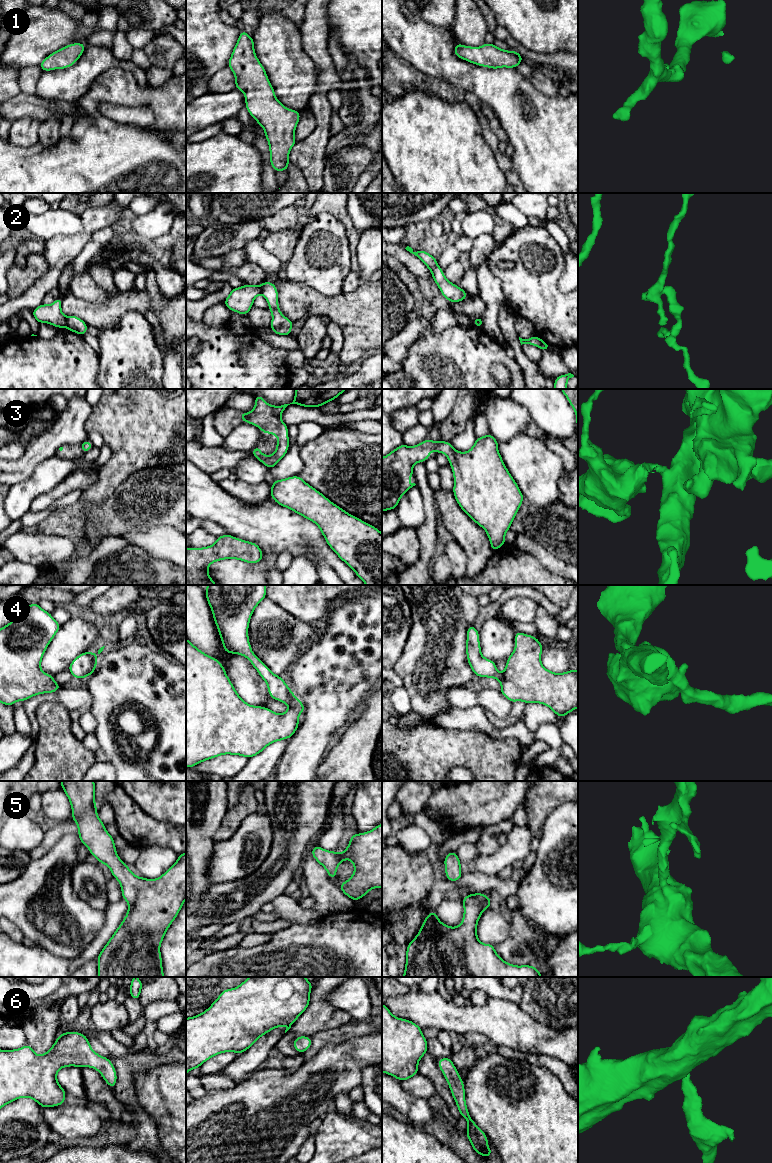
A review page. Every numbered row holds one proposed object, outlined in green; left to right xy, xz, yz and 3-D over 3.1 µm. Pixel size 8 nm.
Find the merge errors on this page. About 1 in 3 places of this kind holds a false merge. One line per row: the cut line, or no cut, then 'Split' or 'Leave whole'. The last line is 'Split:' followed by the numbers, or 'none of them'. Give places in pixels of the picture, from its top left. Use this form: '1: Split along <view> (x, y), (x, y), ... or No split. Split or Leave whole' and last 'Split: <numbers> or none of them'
1: No split. Leave whole
2: Split along xy (65, 317), (66, 326). Split
3: No split. Leave whole
4: No split. Leave whole
5: No split. Leave whole
6: No split. Leave whole
Split: 2

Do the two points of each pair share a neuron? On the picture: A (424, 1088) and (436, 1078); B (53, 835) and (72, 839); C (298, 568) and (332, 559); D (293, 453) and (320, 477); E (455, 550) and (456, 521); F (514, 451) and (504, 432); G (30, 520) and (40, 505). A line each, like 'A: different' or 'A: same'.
A: different
B: different
C: different
D: different
E: different
F: different
G: different

